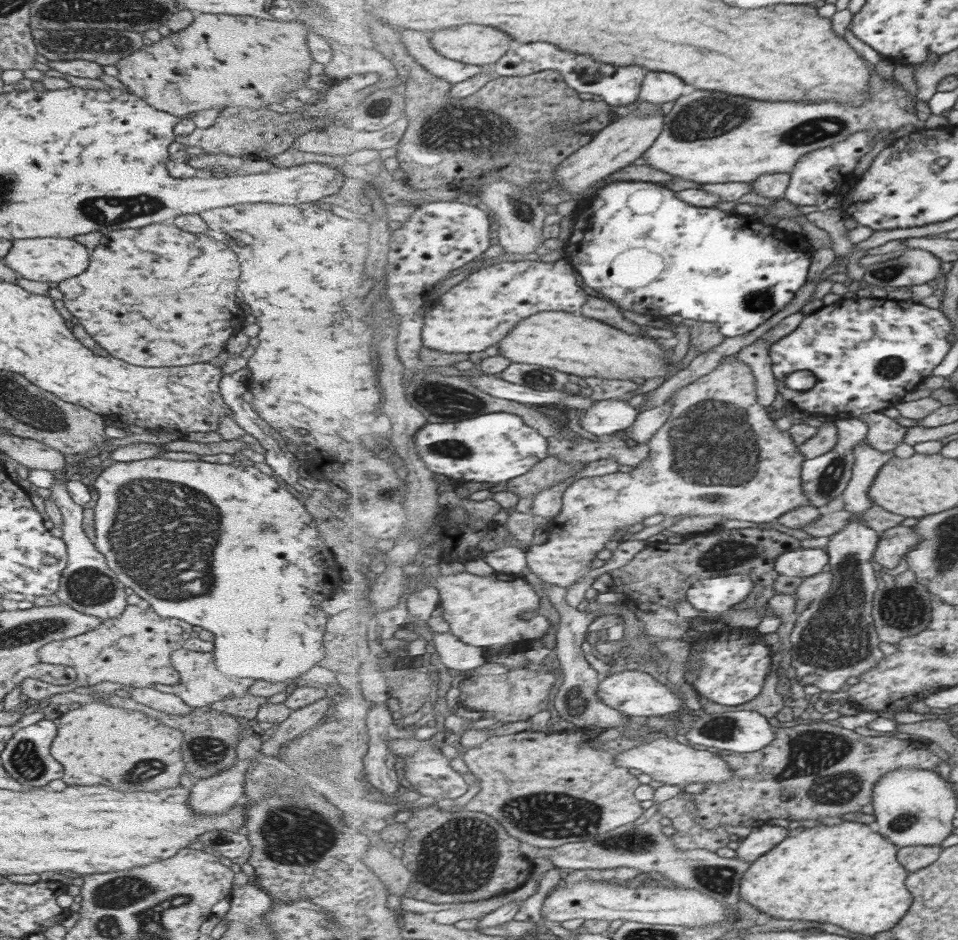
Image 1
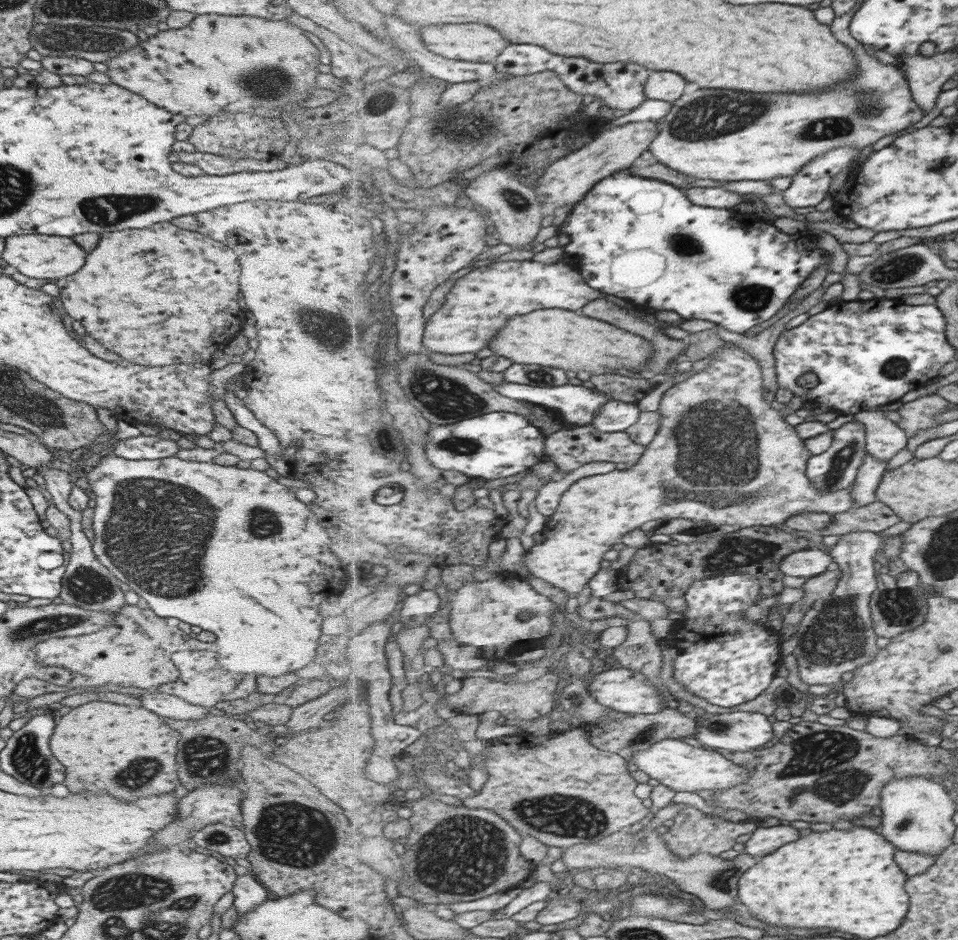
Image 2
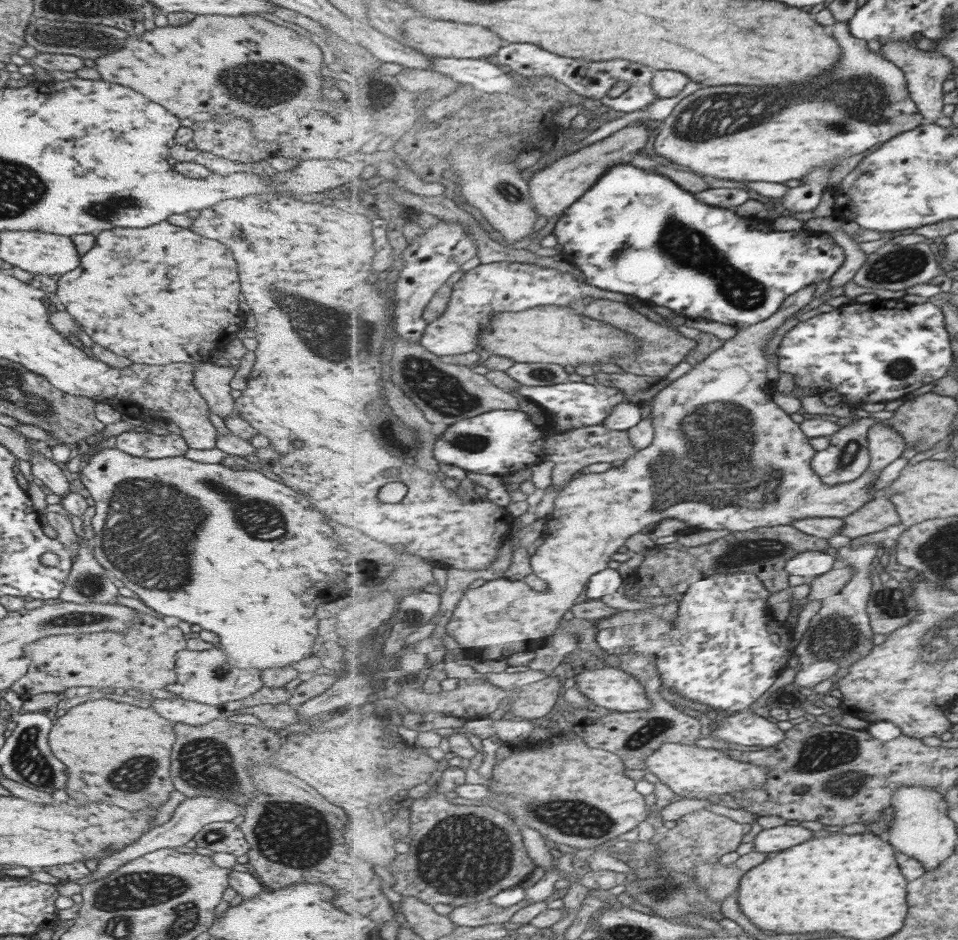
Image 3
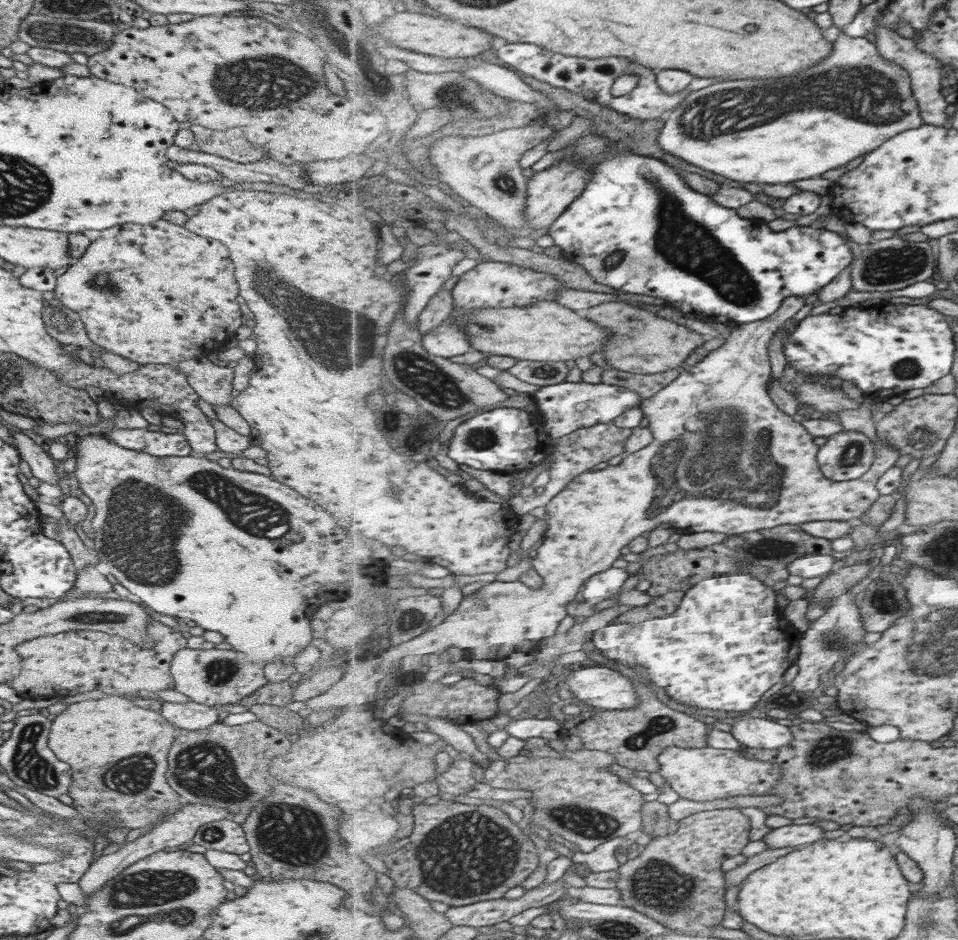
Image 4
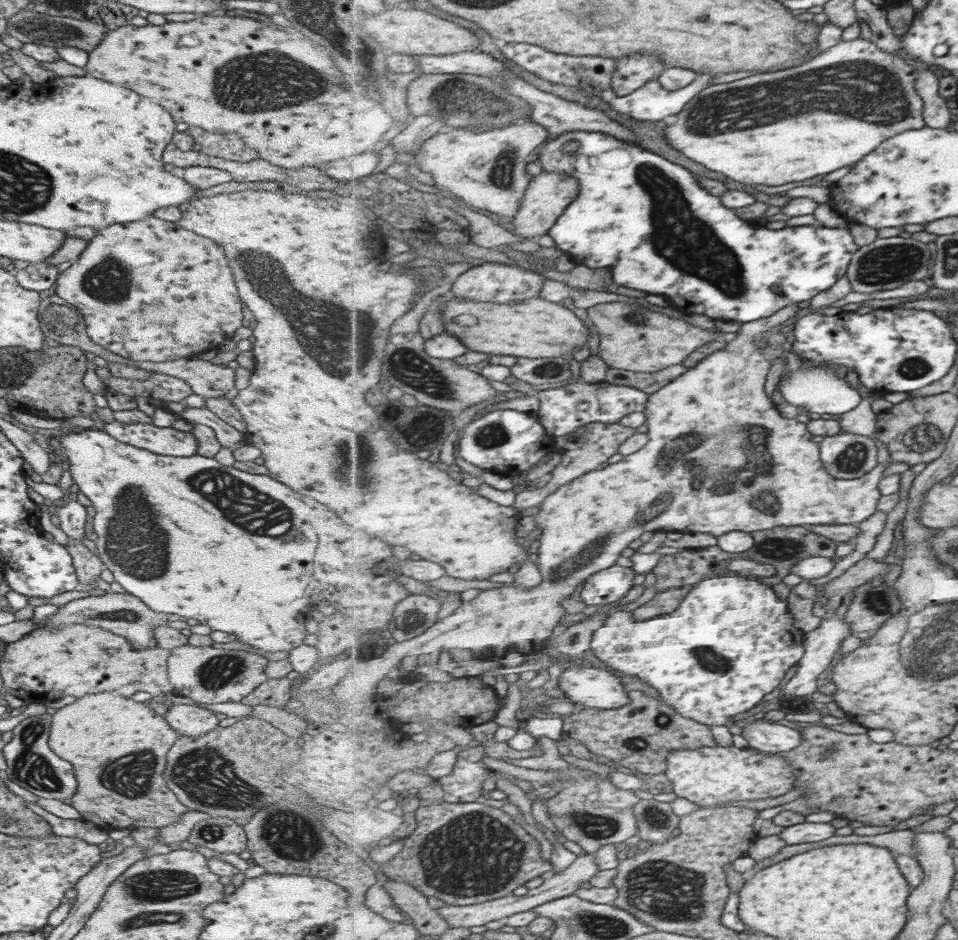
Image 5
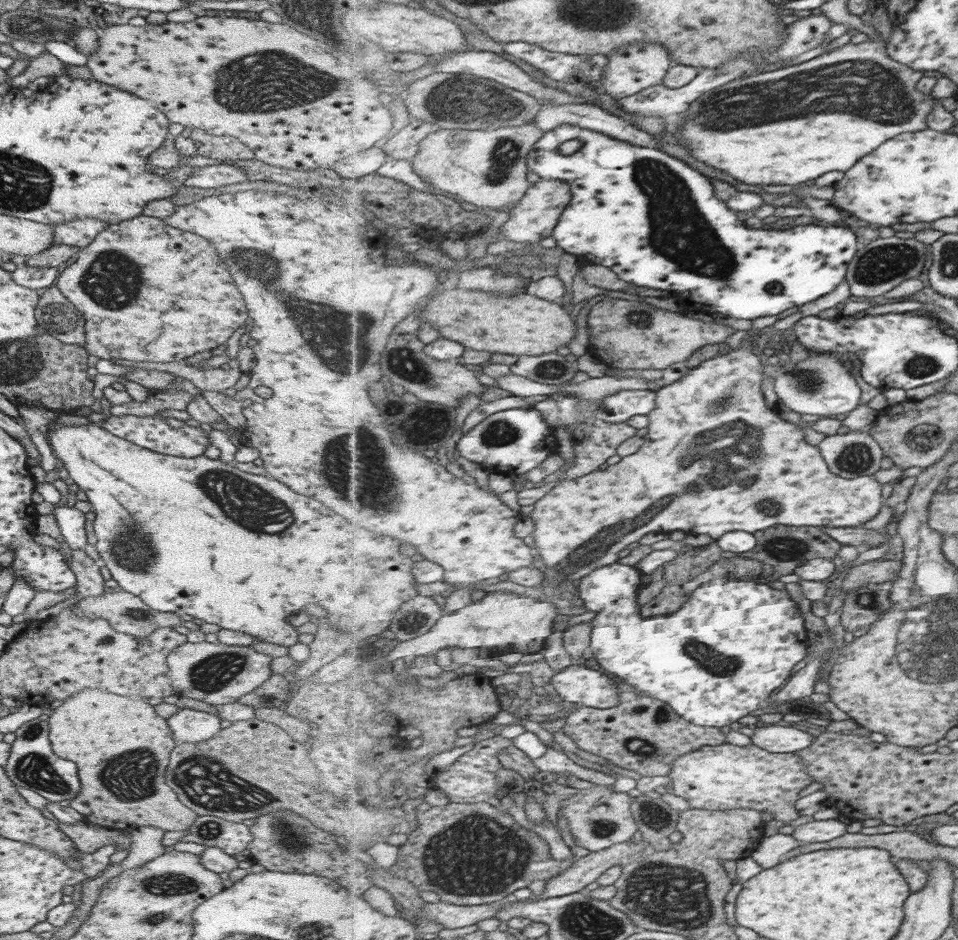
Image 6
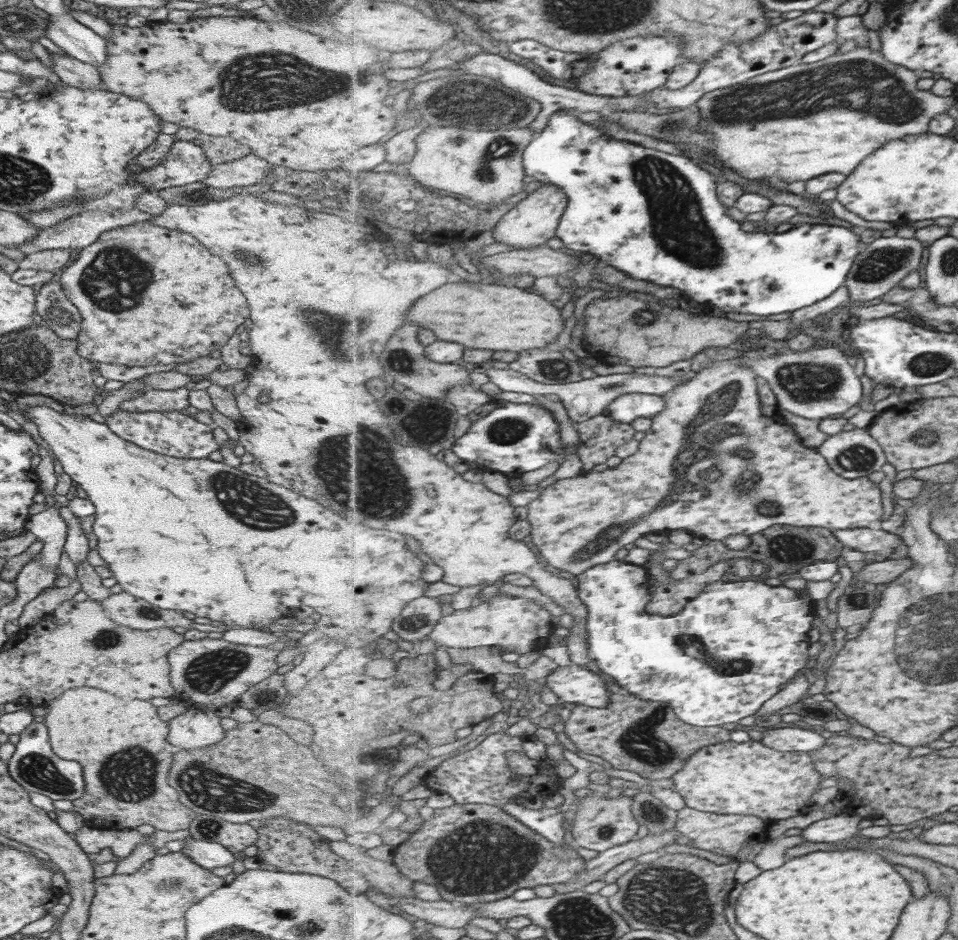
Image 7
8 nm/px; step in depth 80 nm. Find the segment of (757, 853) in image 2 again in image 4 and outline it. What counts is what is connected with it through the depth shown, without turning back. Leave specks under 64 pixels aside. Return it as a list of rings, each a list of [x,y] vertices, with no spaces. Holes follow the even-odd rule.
[[[815,823],[811,824],[790,824],[767,832],[763,838],[767,842],[769,848],[787,848],[811,845],[818,842],[818,840],[825,839],[825,830],[821,826],[816,826]]]

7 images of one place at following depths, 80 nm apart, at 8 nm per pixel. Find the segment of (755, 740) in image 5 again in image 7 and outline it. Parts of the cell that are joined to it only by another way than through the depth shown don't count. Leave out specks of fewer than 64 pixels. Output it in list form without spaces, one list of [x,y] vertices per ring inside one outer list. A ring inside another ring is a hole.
[[[786,725],[769,728],[763,733],[763,738],[759,742],[783,752],[811,753],[828,745],[828,739],[821,734],[817,734],[817,732],[813,732],[813,730]]]

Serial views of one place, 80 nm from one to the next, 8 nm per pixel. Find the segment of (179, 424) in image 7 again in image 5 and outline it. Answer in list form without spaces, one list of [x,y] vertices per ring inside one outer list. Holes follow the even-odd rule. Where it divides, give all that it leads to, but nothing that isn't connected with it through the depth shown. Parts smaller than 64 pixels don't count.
[[[114,420],[105,423],[103,430],[119,442],[164,457],[193,456],[198,447],[191,433],[171,427],[157,427],[149,420],[143,423],[122,423]]]

